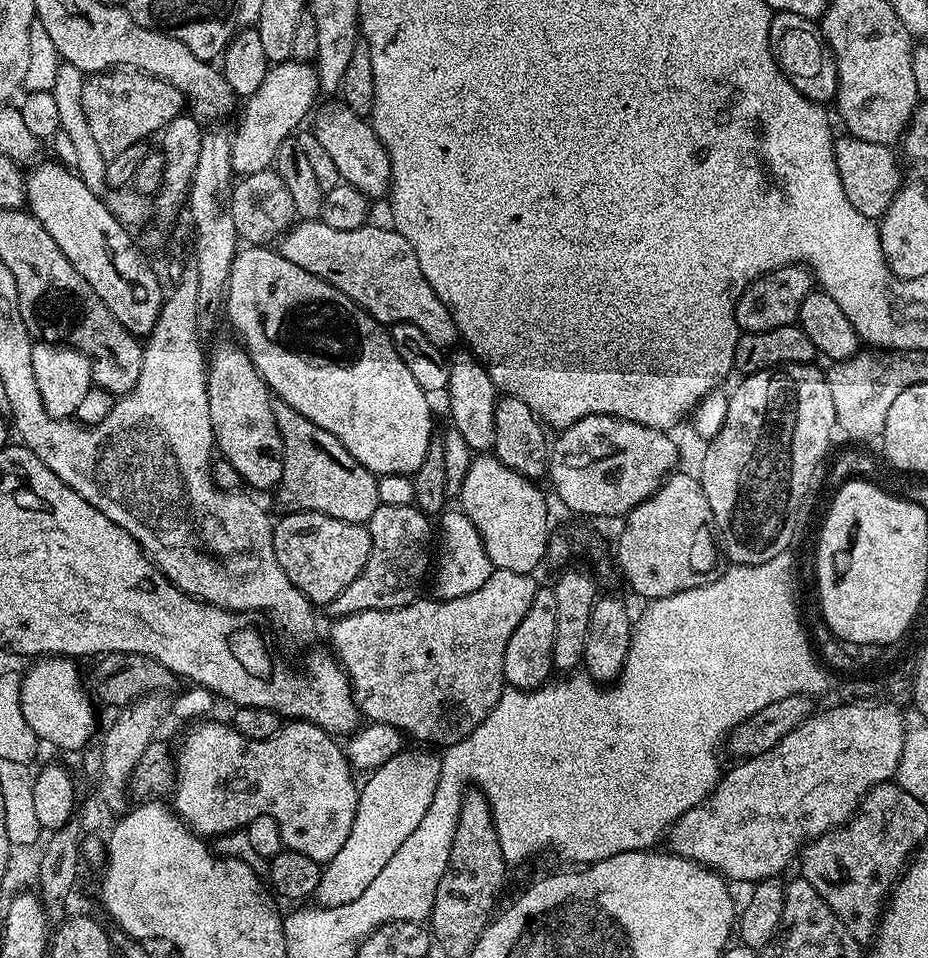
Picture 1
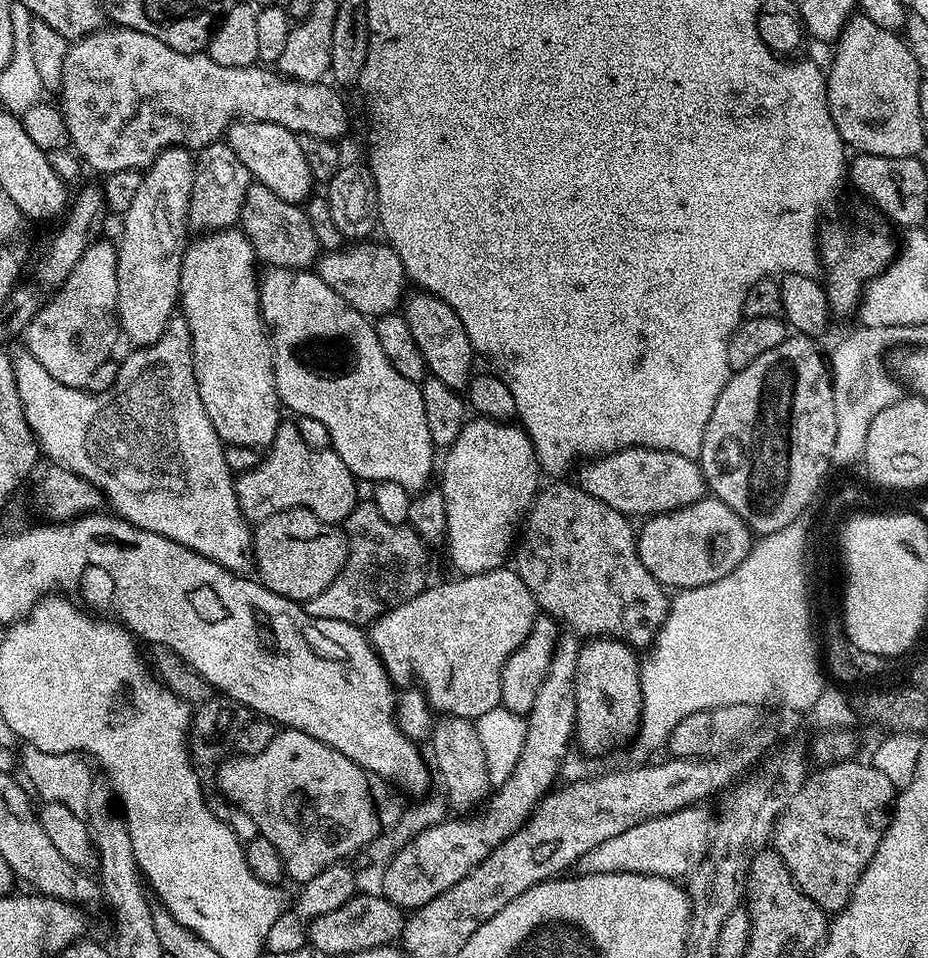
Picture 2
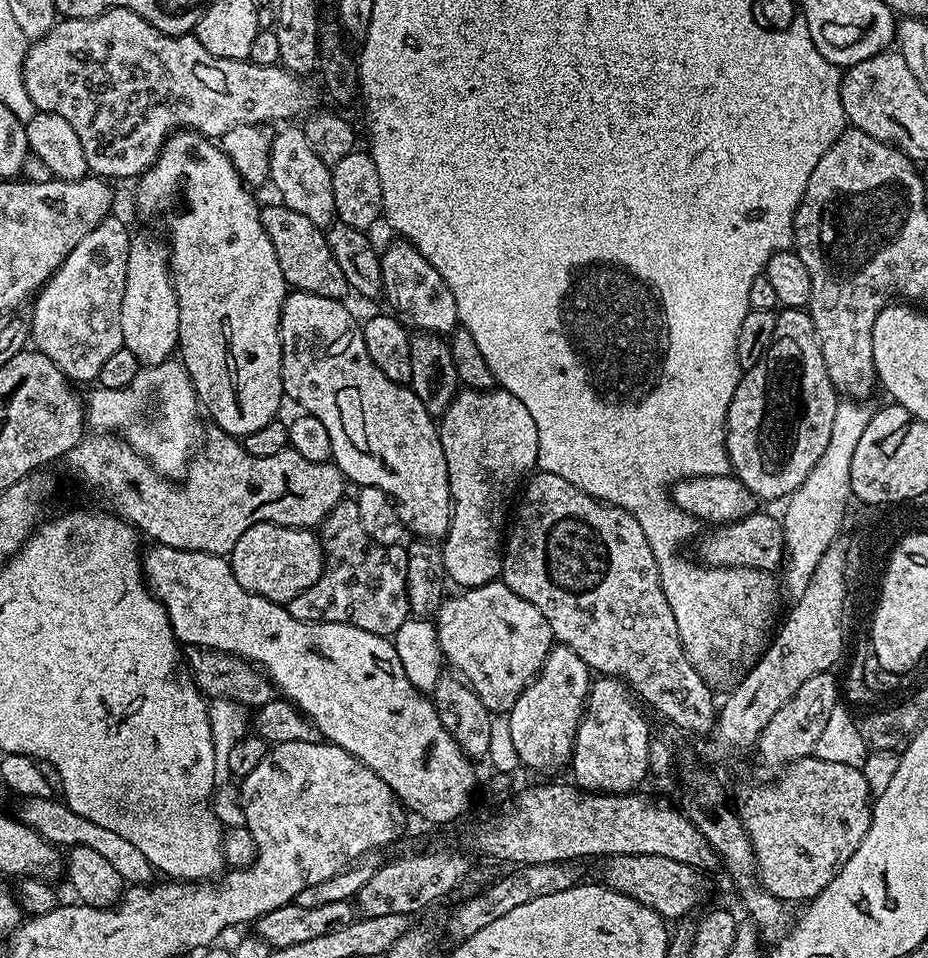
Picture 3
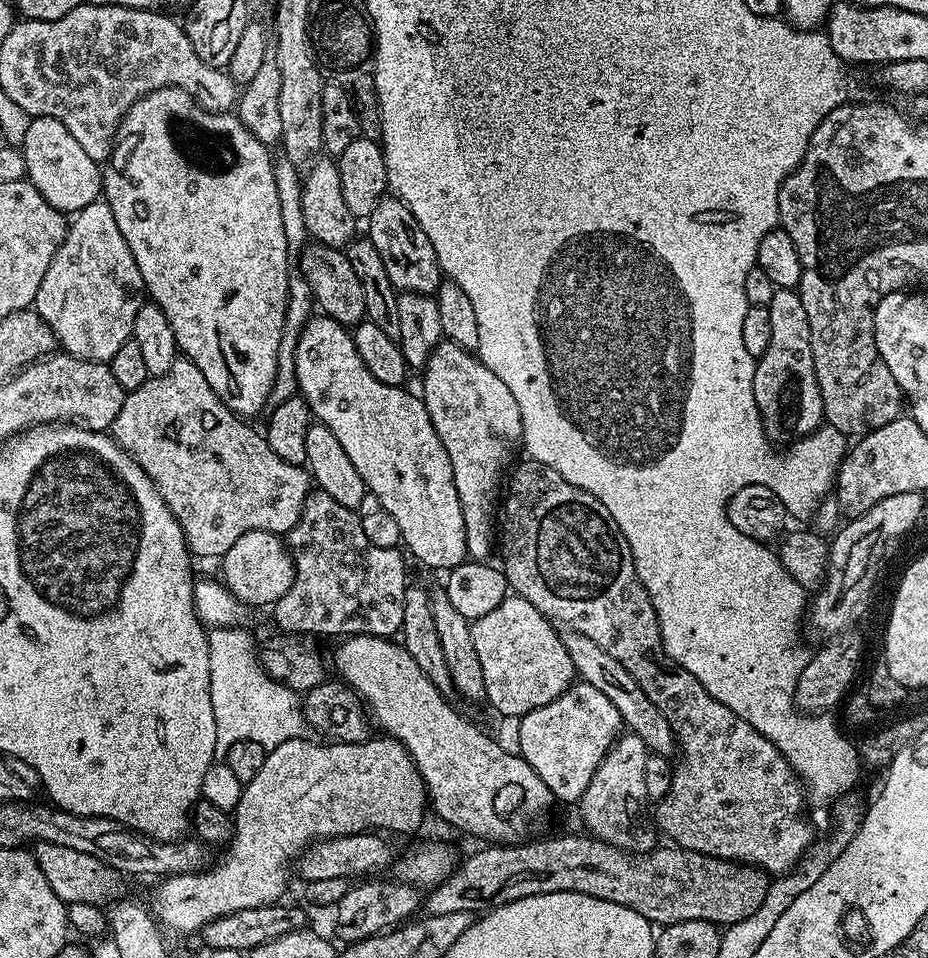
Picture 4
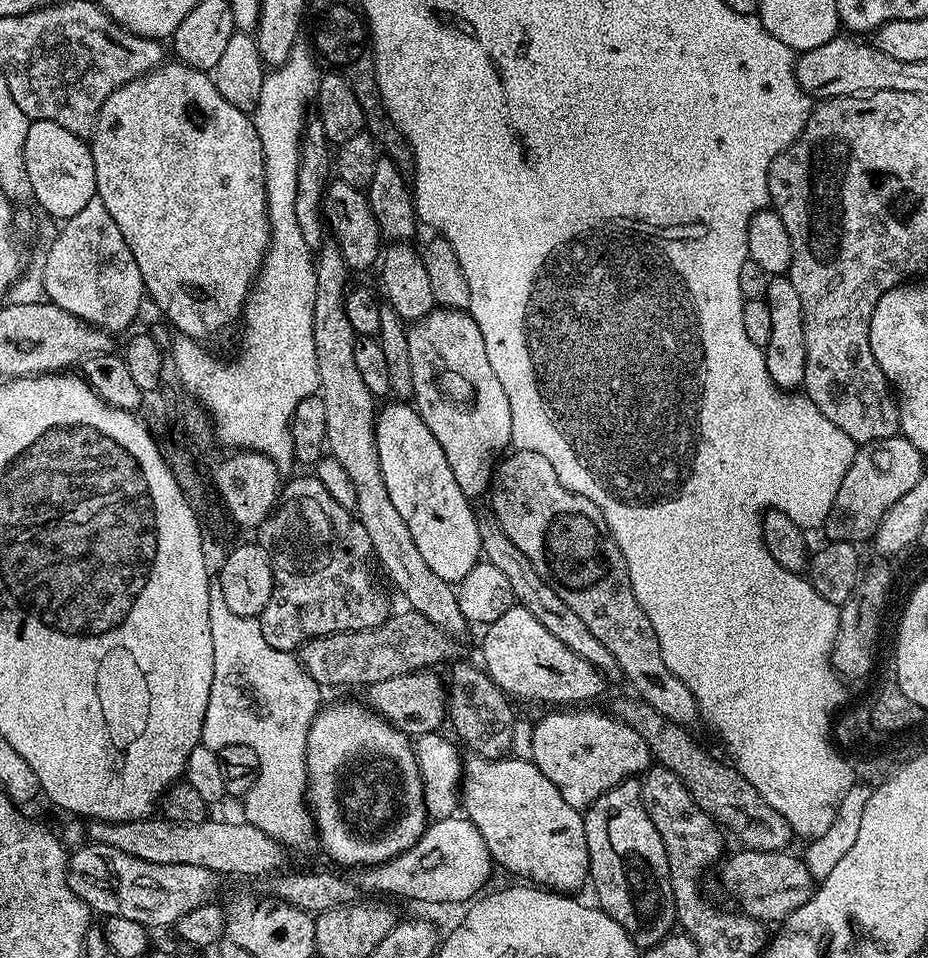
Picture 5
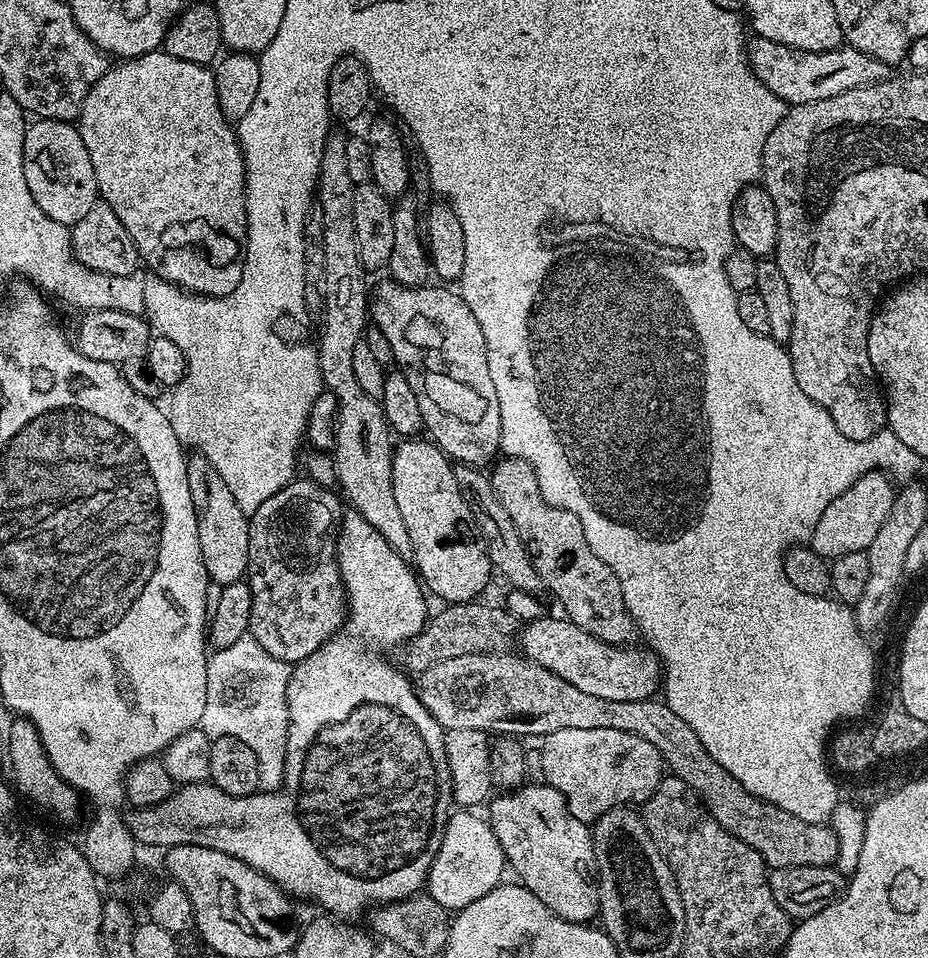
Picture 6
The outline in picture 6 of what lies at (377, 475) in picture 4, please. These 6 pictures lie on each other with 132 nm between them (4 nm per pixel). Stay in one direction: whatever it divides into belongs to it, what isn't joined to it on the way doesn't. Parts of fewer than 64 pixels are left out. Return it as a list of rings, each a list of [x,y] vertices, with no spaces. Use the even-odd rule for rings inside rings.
[[[408,438],[395,445],[392,477],[398,510],[402,510],[406,530],[410,530],[411,559],[423,587],[444,600],[440,602],[475,601],[488,579],[493,579],[494,569],[488,561],[484,540],[475,528],[474,514],[470,514],[470,506],[466,506],[466,498],[458,490],[453,461],[435,443],[424,438]]]

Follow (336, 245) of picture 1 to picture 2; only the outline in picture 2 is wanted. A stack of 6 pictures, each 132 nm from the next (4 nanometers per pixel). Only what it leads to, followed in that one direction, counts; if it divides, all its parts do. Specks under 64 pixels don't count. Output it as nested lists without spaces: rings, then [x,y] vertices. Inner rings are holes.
[[[356,242],[351,246],[336,249],[335,252],[324,252],[314,265],[317,276],[334,290],[354,310],[369,318],[385,316],[388,312],[396,312],[405,299],[404,284],[406,273],[402,258],[386,242]]]

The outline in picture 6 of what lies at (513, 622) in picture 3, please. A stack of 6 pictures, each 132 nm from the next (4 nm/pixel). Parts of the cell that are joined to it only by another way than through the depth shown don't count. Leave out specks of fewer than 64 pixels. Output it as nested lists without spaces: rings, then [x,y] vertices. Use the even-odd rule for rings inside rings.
[[[547,614],[523,625],[518,644],[524,647],[521,648],[523,655],[529,660],[558,674],[558,678],[570,682],[570,686],[578,686],[584,694],[610,698],[610,702],[651,700],[661,691],[662,665],[655,652],[644,646],[607,644],[582,630],[574,621],[557,616]]]

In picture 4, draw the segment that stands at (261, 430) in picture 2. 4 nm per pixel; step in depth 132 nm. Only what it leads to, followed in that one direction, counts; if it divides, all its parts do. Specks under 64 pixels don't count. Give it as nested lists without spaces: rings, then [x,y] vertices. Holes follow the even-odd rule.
[[[166,87],[146,94],[138,102],[134,102],[134,106],[130,106],[130,110],[116,129],[116,143],[112,145],[112,155],[108,157],[102,172],[103,199],[110,206],[110,210],[114,210],[114,222],[118,222],[118,230],[122,230],[126,246],[130,246],[130,254],[134,254],[134,262],[138,262],[145,293],[150,297],[151,303],[158,305],[166,314],[166,322],[170,322],[170,330],[174,330],[177,349],[187,359],[192,360],[198,370],[202,370],[202,375],[206,382],[210,382],[218,398],[222,398],[225,406],[241,418],[252,418],[255,412],[263,413],[264,403],[269,403],[276,381],[278,354],[284,337],[288,309],[290,245],[286,230],[282,230],[282,206],[278,203],[274,156],[268,152],[271,152],[269,145],[258,142],[258,138],[254,138],[254,134],[246,130],[239,115],[231,111],[211,112],[203,108],[186,90]]]

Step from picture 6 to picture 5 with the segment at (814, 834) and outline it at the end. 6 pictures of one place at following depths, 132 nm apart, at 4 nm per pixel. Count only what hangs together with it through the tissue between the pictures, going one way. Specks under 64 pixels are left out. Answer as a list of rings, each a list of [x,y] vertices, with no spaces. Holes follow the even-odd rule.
[[[421,670],[398,678],[386,678],[386,682],[374,682],[363,689],[363,699],[373,712],[410,738],[427,732],[440,732],[440,723],[446,720],[446,688],[436,674],[432,670]],[[631,698],[632,700],[620,700],[614,709],[614,715],[617,720],[625,720],[627,724],[634,730],[638,730],[638,734],[642,734],[642,738],[646,742],[646,746],[651,750],[655,763],[662,768],[668,768],[674,774],[678,774],[678,778],[686,786],[686,790],[694,798],[696,805],[720,825],[721,829],[733,832],[744,848],[753,848],[754,850],[762,850],[763,852],[782,852],[789,847],[788,843],[794,840],[792,827],[786,822],[786,818],[782,818],[782,814],[778,814],[778,810],[774,810],[774,806],[770,806],[770,802],[766,802],[766,798],[762,798],[762,794],[750,782],[746,782],[746,778],[741,772],[736,771],[735,767],[722,764],[715,760],[712,756],[707,756],[698,745],[692,741],[692,736],[687,727],[681,726],[673,722],[670,718],[666,718],[662,714],[658,714],[658,710],[654,710],[654,706],[650,706],[639,698]]]

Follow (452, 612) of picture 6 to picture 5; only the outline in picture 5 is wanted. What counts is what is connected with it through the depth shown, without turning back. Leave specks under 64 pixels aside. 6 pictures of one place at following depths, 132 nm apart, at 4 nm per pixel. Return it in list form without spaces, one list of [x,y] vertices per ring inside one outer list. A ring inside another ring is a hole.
[[[404,610],[401,616],[389,615],[385,624],[377,628],[335,632],[308,640],[298,649],[298,659],[306,674],[318,685],[329,684],[332,688],[340,688],[343,684],[367,686],[386,682],[386,678],[435,669],[439,660],[448,662],[453,659],[452,644],[453,641],[440,632],[434,622],[422,618],[422,614]]]

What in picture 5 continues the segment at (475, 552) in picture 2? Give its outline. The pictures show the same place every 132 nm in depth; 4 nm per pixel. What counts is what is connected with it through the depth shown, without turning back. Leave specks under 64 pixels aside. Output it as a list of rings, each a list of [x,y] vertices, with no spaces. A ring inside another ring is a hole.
[[[434,310],[407,329],[414,407],[438,438],[462,494],[477,498],[492,487],[492,473],[512,442],[510,398],[490,370],[482,330],[467,311]]]

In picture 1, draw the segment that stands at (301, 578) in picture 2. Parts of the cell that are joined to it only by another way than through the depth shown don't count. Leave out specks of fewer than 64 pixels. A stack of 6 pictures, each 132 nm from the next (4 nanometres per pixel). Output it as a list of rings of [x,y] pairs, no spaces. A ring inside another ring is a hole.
[[[317,512],[284,514],[281,520],[275,521],[272,537],[278,566],[286,570],[286,578],[316,606],[326,606],[338,598],[338,594],[362,574],[362,566],[366,566],[366,558],[370,558],[370,534],[365,525],[342,522]]]

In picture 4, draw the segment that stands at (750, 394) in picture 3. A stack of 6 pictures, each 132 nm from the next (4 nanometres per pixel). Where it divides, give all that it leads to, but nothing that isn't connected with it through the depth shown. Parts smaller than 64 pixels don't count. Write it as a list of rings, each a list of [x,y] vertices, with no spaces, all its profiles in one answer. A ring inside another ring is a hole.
[[[776,289],[767,308],[770,310],[770,346],[766,346],[766,354],[756,361],[754,402],[764,423],[764,435],[777,445],[787,446],[825,423],[822,390],[818,390],[818,374],[814,370],[810,318],[806,318],[806,306],[802,306],[799,291]]]

